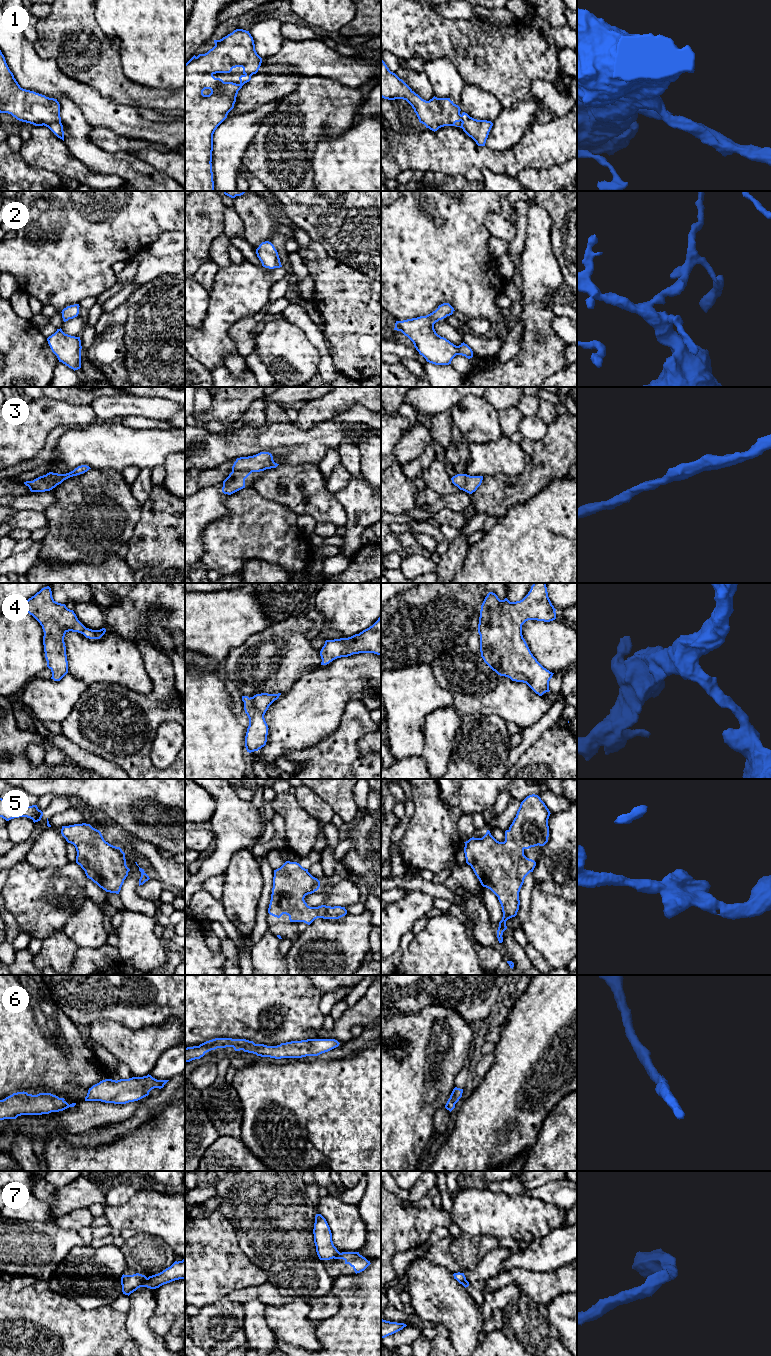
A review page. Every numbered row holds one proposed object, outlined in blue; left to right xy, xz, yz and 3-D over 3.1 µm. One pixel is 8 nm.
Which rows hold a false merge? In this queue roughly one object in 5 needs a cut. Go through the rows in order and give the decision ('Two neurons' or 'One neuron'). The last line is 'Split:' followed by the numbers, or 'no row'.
1: One neuron
2: One neuron
3: One neuron
4: One neuron
5: One neuron
6: One neuron
7: Two neurons
Split: 7

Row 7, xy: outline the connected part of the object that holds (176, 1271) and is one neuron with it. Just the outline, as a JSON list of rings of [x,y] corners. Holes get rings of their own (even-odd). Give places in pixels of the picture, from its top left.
[[[185,1259],[175,1261],[170,1267],[162,1272],[149,1276],[141,1287],[156,1289],[175,1280],[185,1279]]]

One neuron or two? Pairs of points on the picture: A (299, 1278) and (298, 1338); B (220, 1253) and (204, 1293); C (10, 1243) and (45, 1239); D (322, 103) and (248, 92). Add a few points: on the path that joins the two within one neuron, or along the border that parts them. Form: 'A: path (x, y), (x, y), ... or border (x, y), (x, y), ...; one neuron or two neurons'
A: border (295, 1298), (306, 1300); two neurons
B: path (210, 1263), (204, 1269), (204, 1283); one neuron
C: path (19, 1243), (36, 1243); one neuron
D: border (300, 81), (293, 90), (281, 99); two neurons

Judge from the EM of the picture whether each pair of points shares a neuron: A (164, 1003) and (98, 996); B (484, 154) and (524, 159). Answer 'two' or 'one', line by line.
A: one
B: one

